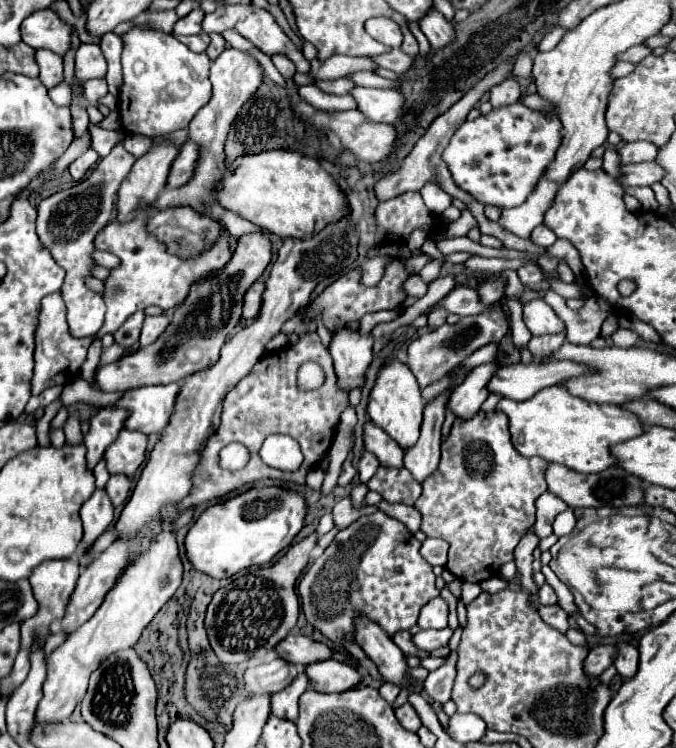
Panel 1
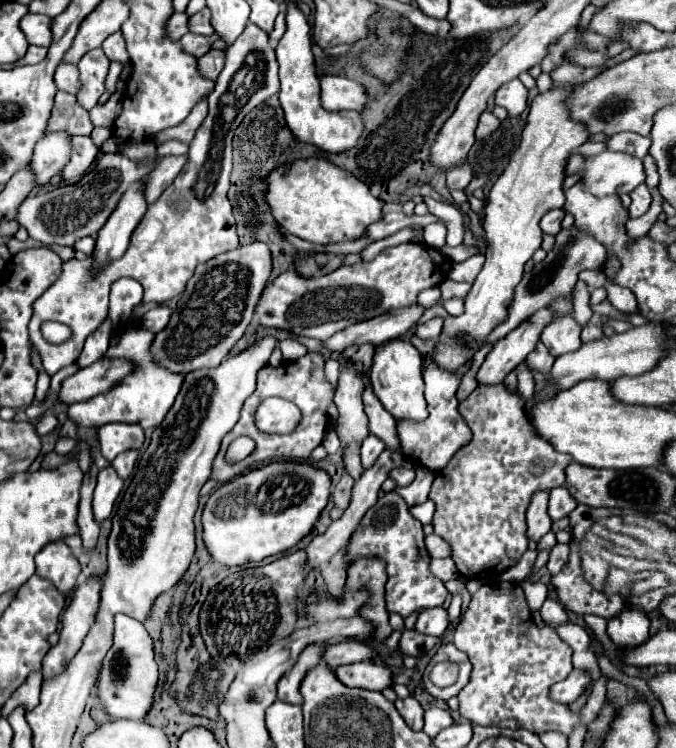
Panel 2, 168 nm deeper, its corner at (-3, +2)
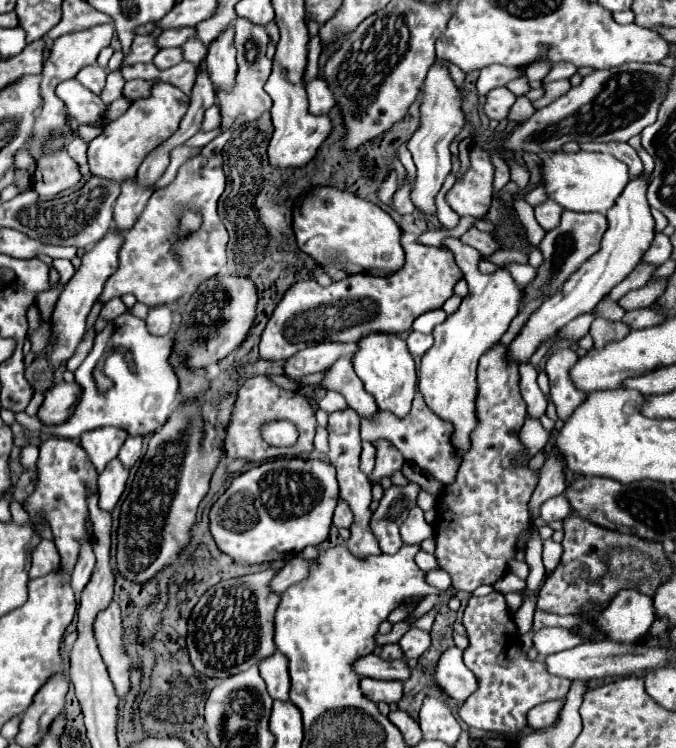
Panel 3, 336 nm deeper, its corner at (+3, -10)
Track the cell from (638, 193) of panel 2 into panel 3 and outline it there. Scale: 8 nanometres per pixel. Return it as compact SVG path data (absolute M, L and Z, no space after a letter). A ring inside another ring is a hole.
M586 142L586 144L580 144L584 150L600 150L600 152L608 152L612 156L616 156L618 160L622 160L628 168L630 168L630 178L634 178L636 174L643 172L643 163L636 150L626 144L626 142L612 142L612 144L600 144L600 142Z

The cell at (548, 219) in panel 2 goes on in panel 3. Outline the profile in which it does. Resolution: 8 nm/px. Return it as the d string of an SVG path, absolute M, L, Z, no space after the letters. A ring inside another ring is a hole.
M546 200L546 202L538 204L534 210L536 210L536 220L548 232L548 230L556 228L556 224L560 222L560 214L562 214L564 208L560 204L552 202L552 200Z

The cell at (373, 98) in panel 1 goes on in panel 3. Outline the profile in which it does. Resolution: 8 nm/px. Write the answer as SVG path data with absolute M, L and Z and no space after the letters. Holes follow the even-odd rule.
M316 78L316 80L310 80L304 84L306 88L306 94L308 94L308 112L312 114L328 114L330 108L336 104L332 92L328 90L326 82L322 78Z

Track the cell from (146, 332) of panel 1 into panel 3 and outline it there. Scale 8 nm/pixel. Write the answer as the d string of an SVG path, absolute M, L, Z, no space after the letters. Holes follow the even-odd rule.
M168 306L150 308L148 318L146 318L148 332L152 332L152 334L156 334L156 336L168 334L168 332L172 330L172 322L174 322L174 316L172 316L172 310L170 310Z

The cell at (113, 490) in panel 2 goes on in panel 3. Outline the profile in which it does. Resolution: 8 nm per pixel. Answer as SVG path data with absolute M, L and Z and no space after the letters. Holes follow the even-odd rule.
M110 460L104 472L98 476L98 498L104 510L112 510L120 500L128 480L128 468L118 460Z

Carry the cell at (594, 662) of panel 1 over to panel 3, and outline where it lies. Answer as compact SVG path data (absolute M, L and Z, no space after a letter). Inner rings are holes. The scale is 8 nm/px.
M554 700L554 702L544 702L544 704L538 704L536 708L532 708L526 716L528 720L528 726L534 728L534 730L544 730L552 724L556 724L556 718L560 714L564 706L564 700Z

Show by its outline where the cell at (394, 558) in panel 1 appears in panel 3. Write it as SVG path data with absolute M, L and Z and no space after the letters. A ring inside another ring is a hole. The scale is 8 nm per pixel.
M408 482L406 486L390 486L384 490L384 496L380 500L378 510L372 518L372 532L376 532L376 538L380 540L380 548L386 554L398 552L402 548L400 540L400 524L406 520L408 512L416 506L420 494L420 486L414 482Z

